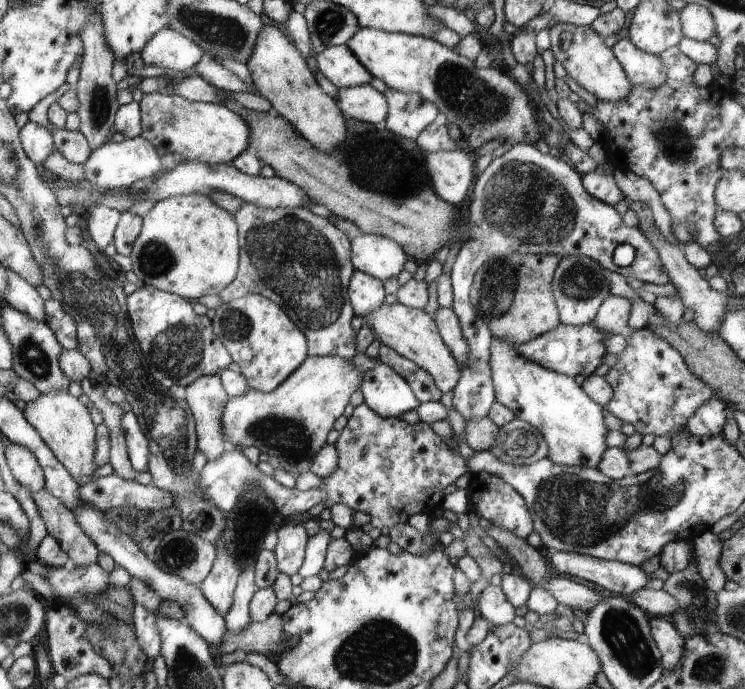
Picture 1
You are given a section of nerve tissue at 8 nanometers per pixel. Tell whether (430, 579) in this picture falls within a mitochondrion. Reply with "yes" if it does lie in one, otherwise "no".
no

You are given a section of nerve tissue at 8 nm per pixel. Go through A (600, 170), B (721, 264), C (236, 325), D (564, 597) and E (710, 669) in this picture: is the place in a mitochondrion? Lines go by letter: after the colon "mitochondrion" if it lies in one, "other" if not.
A: other
B: other
C: mitochondrion
D: other
E: mitochondrion

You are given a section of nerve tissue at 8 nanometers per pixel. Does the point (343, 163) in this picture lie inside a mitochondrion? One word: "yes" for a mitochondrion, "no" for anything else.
yes

